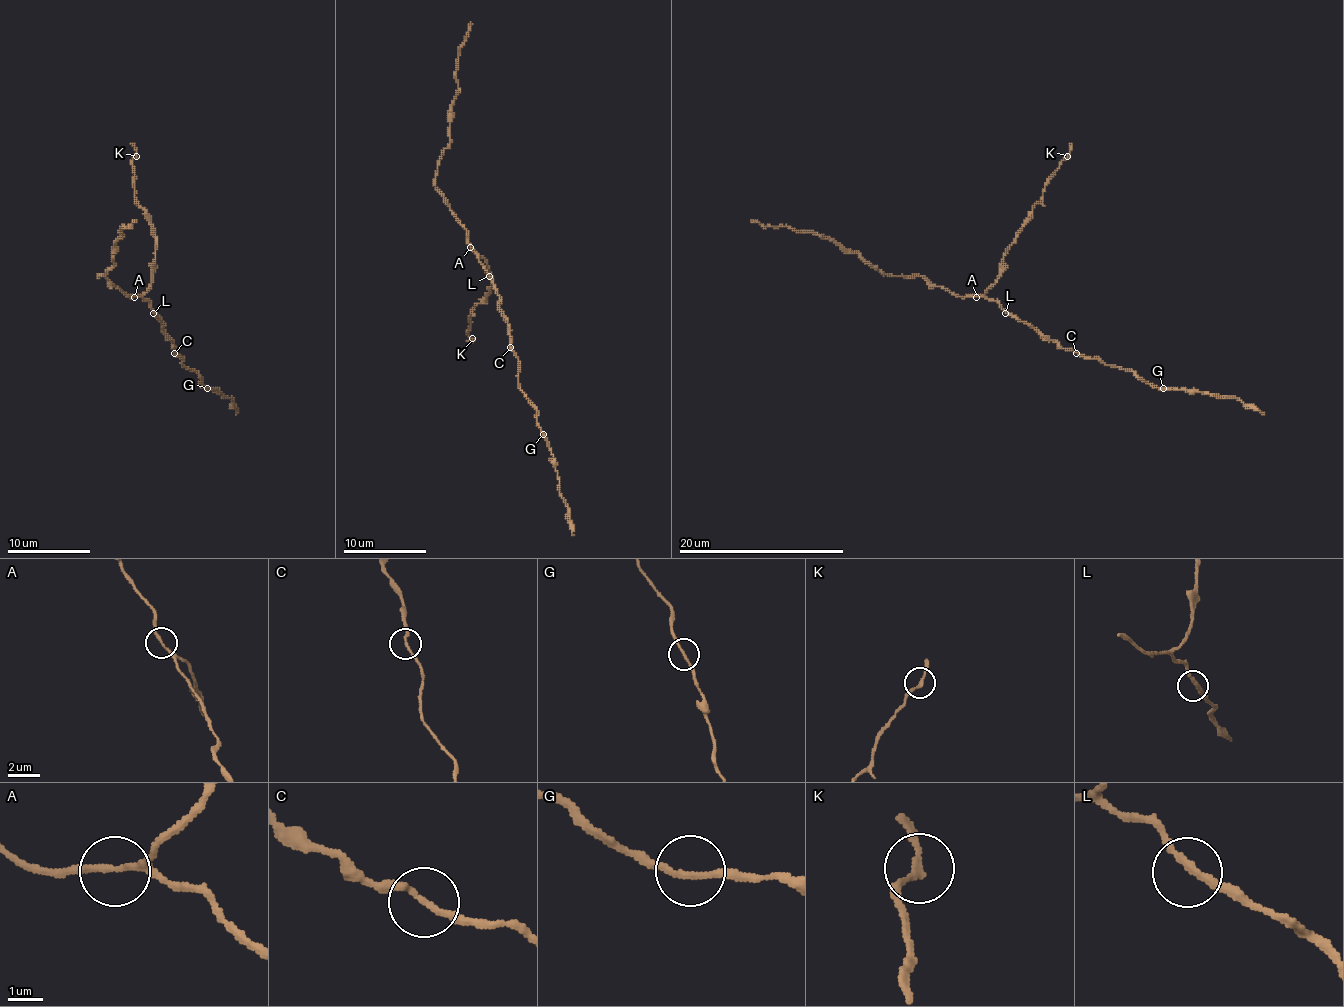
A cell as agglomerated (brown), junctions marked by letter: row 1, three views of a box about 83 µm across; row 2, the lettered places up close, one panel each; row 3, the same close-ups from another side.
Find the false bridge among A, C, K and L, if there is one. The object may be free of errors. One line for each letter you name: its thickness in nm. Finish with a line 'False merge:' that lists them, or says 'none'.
C: calibre 180 nm
False merge: C

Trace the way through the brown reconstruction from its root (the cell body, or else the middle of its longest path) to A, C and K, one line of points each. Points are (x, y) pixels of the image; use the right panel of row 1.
A: (1005, 311), (995, 301), (976, 297)
C: (1005, 311), (1036, 328), (1063, 348), (1072, 348), (1076, 352)
K: (1005, 311), (985, 292), (999, 278), (1003, 253), (1041, 199), (1049, 177), (1067, 156)

